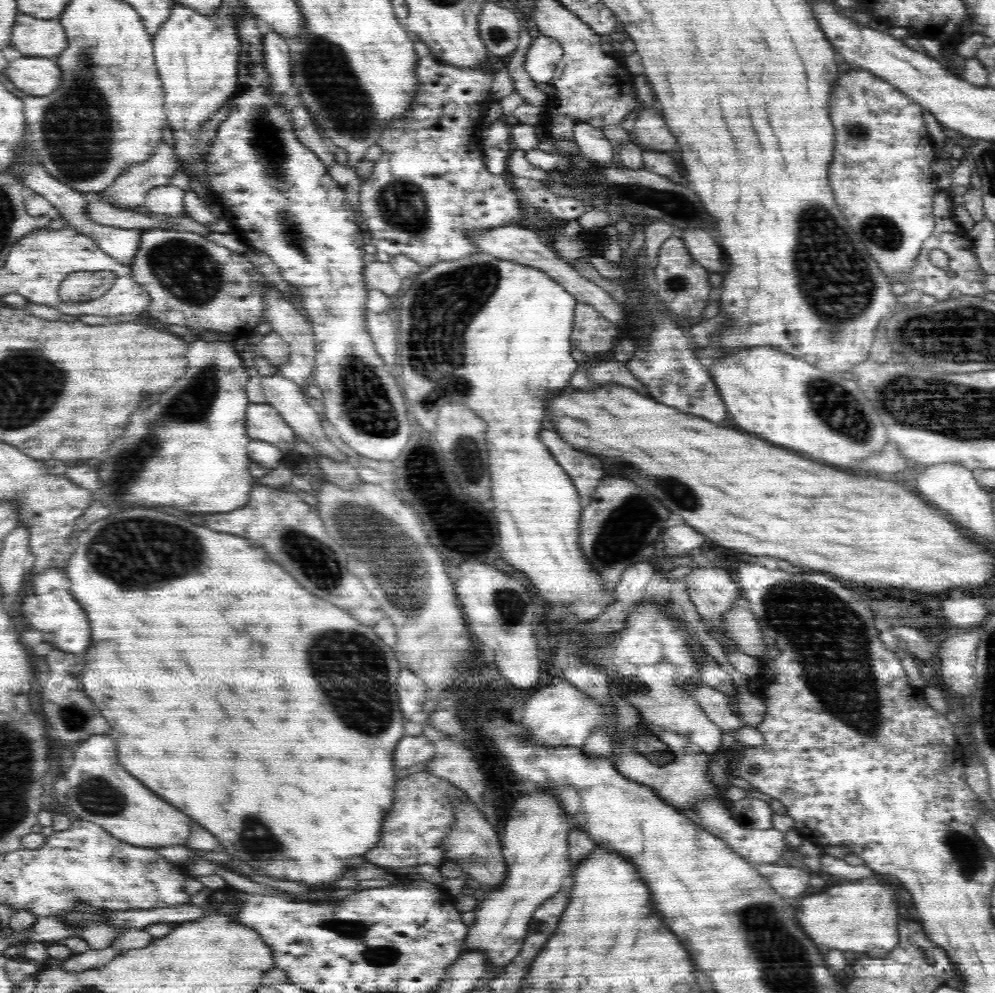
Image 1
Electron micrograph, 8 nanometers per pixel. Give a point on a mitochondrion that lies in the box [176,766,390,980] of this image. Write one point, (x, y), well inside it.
(259, 842)

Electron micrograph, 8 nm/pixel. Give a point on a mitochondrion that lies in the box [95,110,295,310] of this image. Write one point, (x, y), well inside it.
(185, 270)

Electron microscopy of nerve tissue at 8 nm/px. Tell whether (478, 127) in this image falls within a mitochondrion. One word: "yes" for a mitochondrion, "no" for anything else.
no

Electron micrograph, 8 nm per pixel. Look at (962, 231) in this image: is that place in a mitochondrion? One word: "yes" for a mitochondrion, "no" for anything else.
no

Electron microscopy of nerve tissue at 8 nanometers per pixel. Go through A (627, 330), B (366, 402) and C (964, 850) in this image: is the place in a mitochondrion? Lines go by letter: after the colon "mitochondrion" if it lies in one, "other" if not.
A: other
B: mitochondrion
C: mitochondrion

